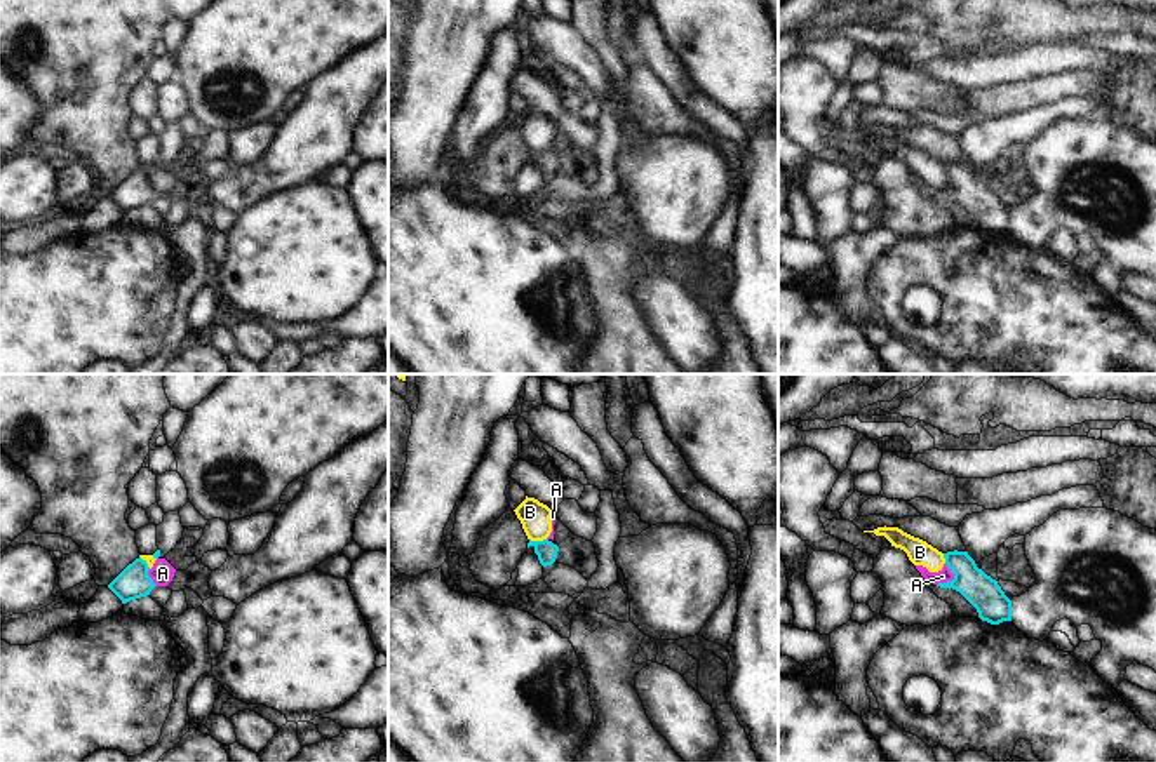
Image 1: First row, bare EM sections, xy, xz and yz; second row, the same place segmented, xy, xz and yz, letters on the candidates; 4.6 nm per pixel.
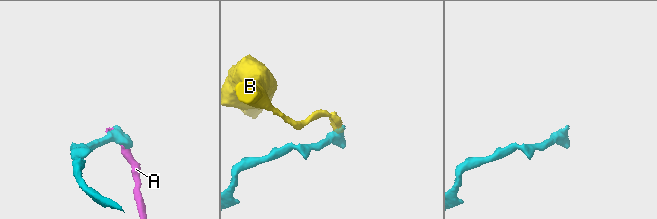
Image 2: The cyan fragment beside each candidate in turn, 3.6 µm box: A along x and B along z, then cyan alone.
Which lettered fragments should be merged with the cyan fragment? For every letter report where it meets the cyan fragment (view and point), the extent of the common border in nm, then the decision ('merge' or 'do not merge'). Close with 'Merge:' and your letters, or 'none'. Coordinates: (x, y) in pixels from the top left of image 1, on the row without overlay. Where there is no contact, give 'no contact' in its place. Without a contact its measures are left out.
A: yz (954, 188) | 120 nm | do not merge
B: xz (538, 152) | 80 nm | do not merge
Merge: none

